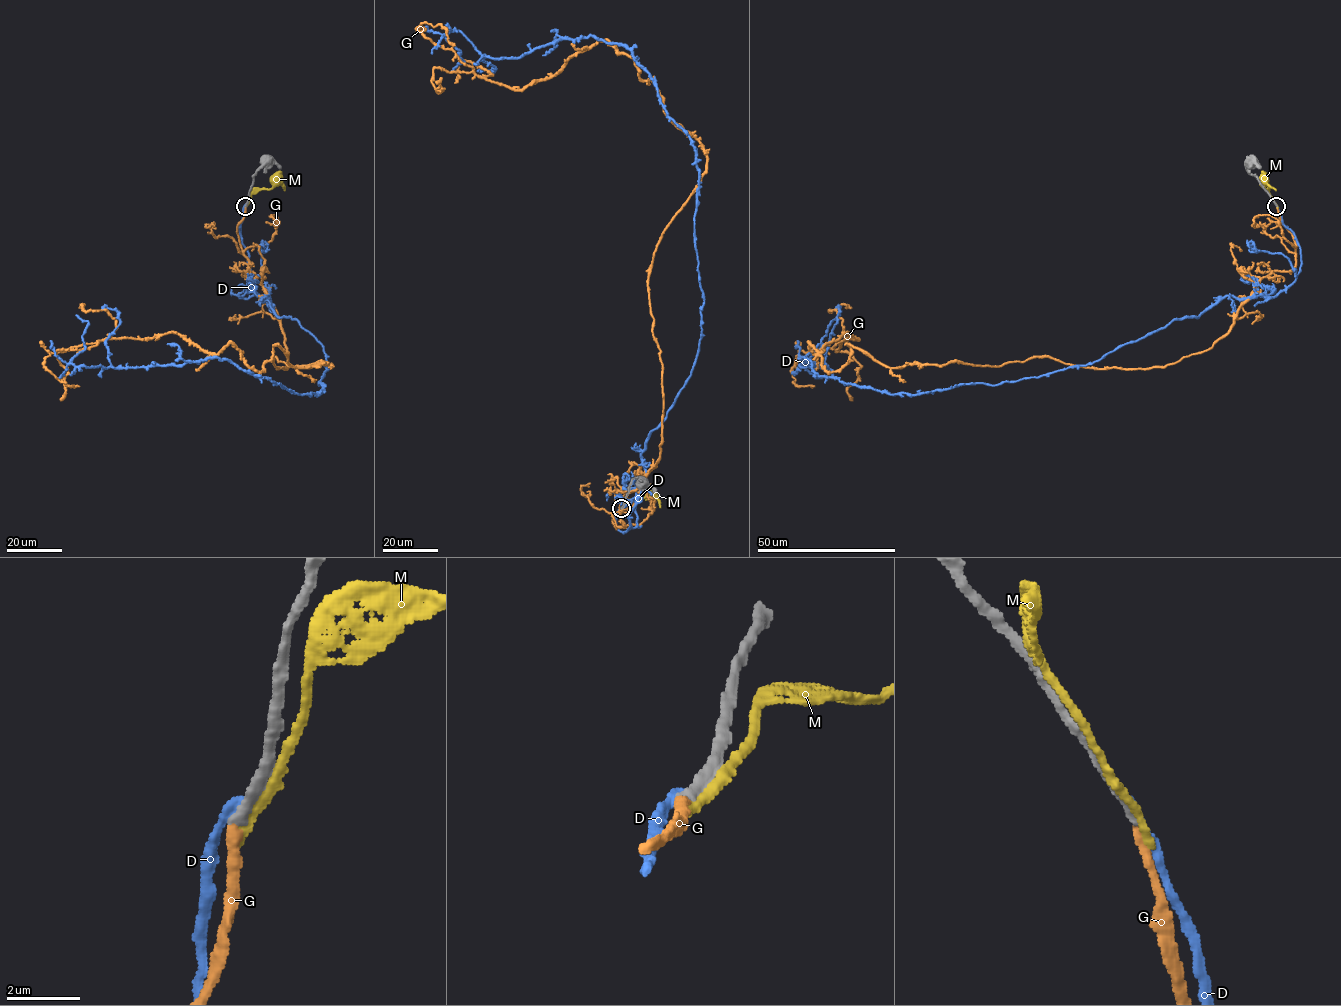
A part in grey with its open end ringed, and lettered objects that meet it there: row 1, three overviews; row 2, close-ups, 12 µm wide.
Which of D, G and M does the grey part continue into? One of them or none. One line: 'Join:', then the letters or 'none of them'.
Join: G

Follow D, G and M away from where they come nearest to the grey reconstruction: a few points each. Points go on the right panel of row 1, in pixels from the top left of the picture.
D: (1276, 205), (1301, 254), (1287, 288), (1225, 296), (1085, 365), (881, 392), (799, 366), (840, 315)
G: (1276, 206), (1295, 267), (1206, 350), (828, 372), (809, 343), (843, 333), (797, 354), (814, 387)
M: (1275, 203), (1263, 180)

